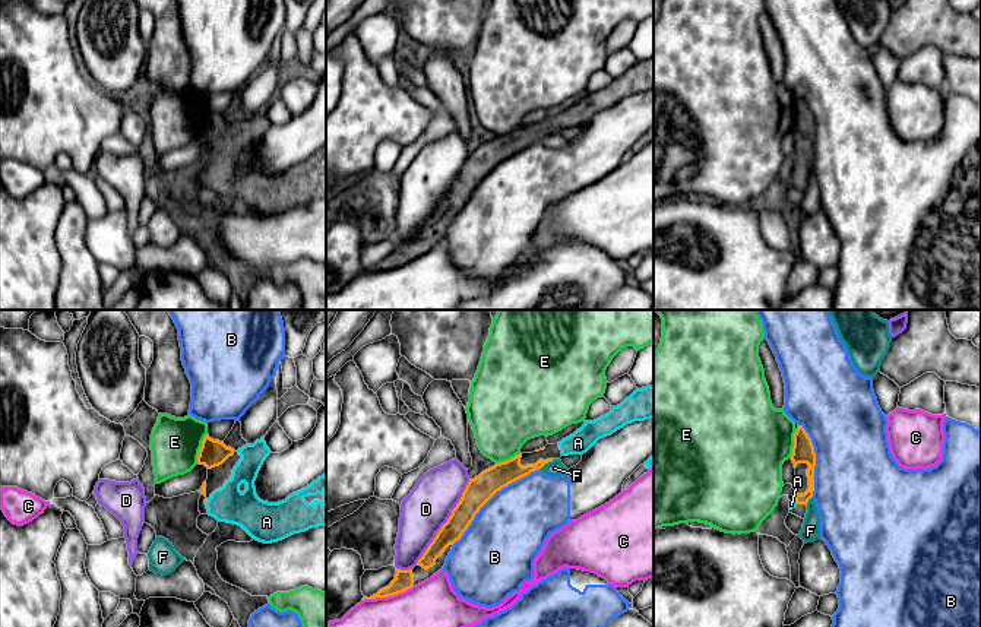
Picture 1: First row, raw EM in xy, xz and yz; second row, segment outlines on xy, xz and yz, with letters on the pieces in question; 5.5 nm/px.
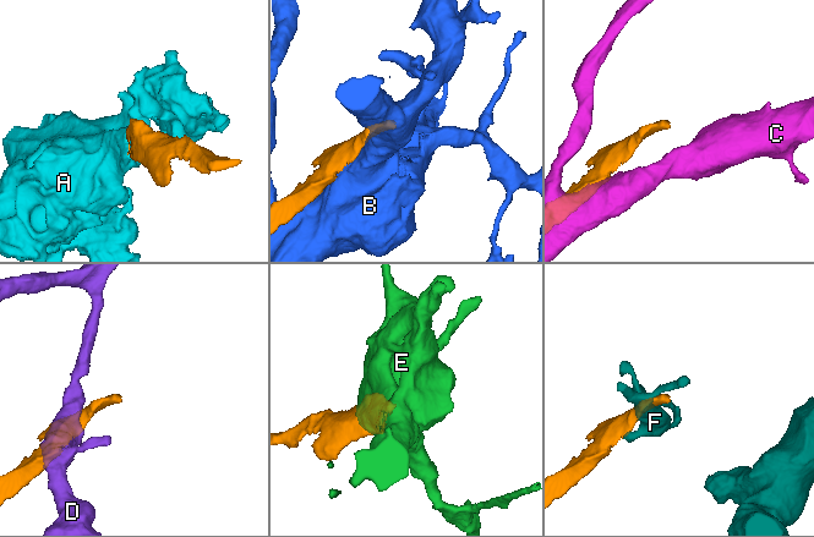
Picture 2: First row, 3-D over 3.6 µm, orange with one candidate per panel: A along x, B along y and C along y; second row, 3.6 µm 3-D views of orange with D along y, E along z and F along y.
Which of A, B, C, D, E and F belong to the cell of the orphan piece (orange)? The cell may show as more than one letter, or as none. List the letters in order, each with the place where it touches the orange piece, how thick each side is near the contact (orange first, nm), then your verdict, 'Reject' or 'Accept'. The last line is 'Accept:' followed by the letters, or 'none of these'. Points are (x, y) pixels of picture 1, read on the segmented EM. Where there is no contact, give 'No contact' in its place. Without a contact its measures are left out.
A: Touches orange at yz (794, 502). Thickness 80 nm (orange) against 30 nm. Accept
B: Touches orange at xz (491, 496). Thickness 150 nm (orange) against 400 nm. Reject
C: Touches orange at xz (388, 595). Thickness 110 nm (orange) against 260 nm. Reject
D: Touches orange at xz (446, 522). Thickness 150 nm (orange) against 260 nm. Reject
E: Touches orange at xy (201, 447). Thickness 150 nm (orange) against 280 nm. Reject
F: Touches orange at xz (547, 462). Thickness 130 nm (orange) against 90 nm. Reject
Accept: A

